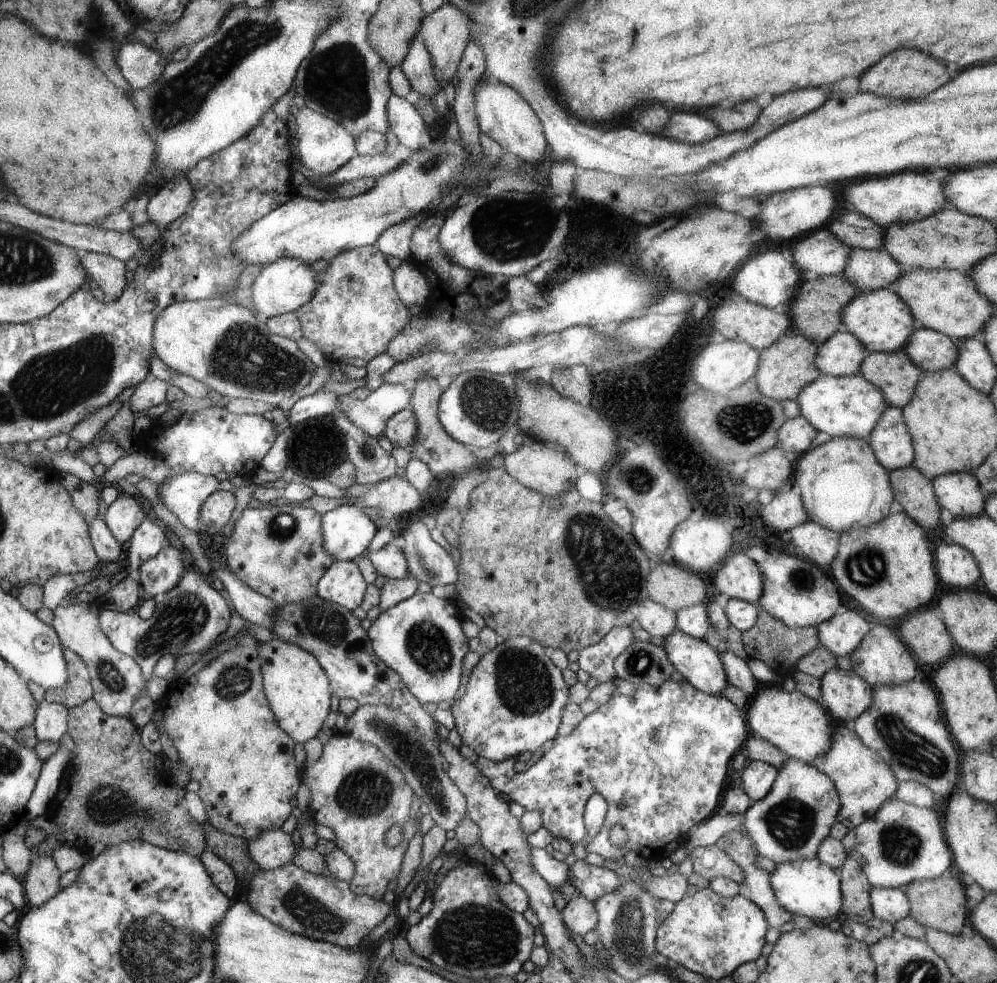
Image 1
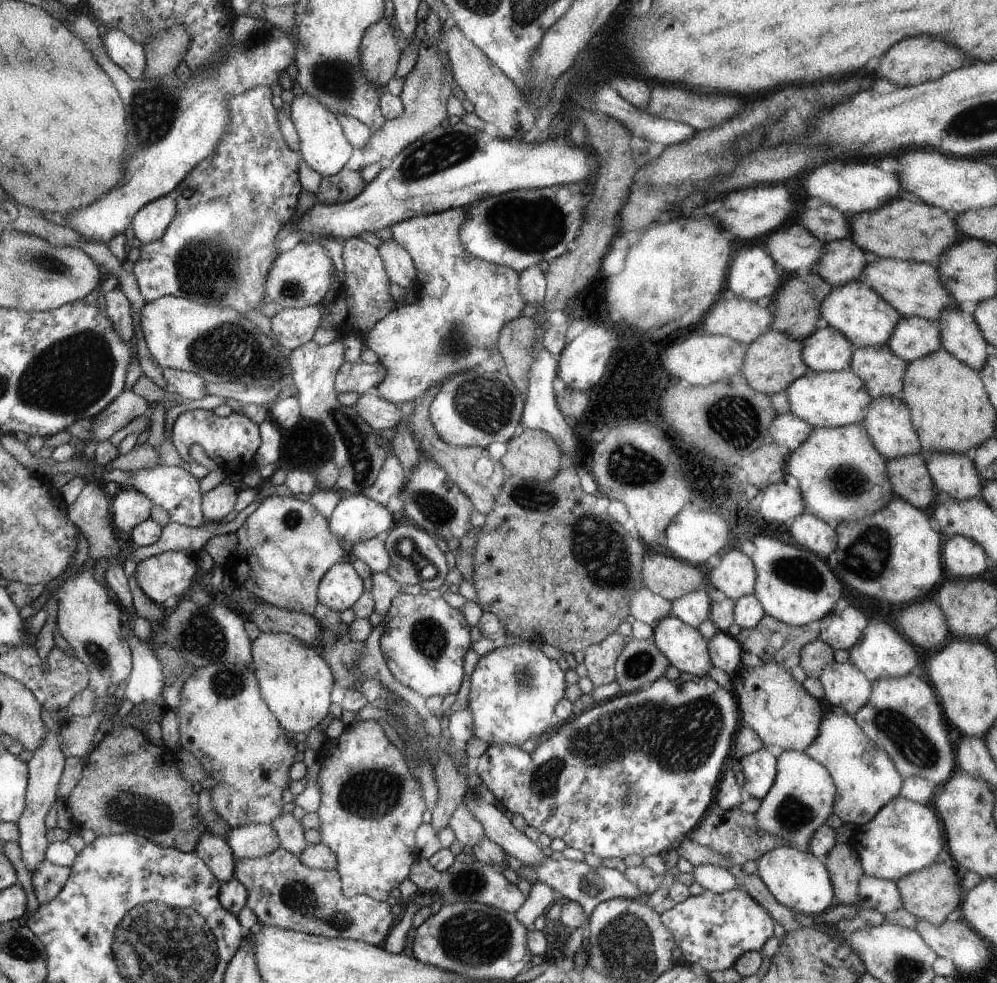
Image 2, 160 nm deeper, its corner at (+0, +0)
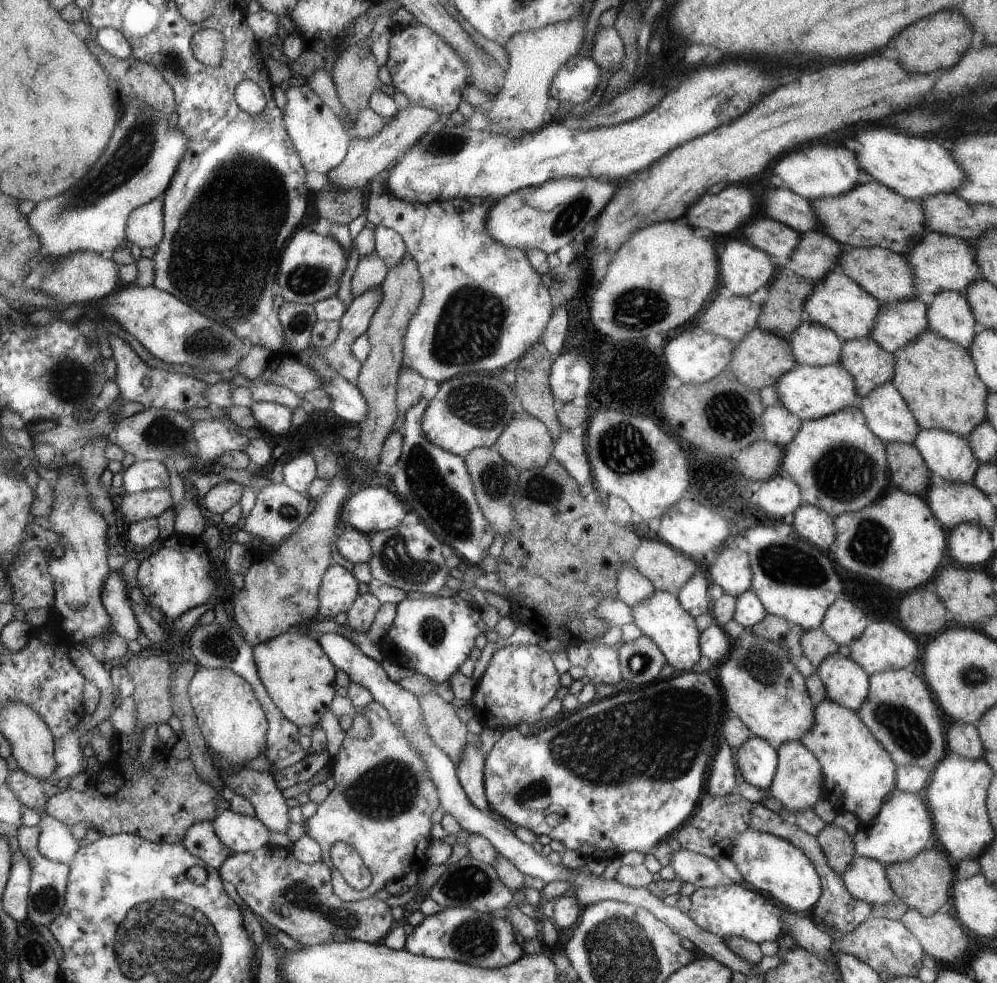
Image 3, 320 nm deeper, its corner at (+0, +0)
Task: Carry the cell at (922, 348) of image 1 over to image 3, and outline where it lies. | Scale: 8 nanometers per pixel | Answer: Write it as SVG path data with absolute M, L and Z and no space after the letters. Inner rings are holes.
M923 298L882 303L869 338L886 352L895 355L900 348L930 330L926 308L927 300Z

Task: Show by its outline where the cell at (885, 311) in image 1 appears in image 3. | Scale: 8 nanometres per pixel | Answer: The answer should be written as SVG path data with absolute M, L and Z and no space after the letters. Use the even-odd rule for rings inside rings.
M834 270L816 284L812 296L804 304L804 313L809 322L830 328L843 342L848 342L848 339L858 340L870 336L870 332L876 326L880 308L882 303L869 296L862 286L850 279L850 276Z

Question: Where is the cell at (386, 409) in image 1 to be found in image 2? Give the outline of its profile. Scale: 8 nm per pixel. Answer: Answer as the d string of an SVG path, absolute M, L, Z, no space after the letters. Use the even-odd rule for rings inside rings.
M468 207L454 208L428 216L408 218L389 228L394 241L410 254L414 262L417 299L408 306L397 306L376 326L372 326L372 332L368 332L368 348L388 370L386 378L375 390L378 398L386 402L412 402L429 387L439 385L462 370L481 369L481 365L491 358L492 350L497 349L496 342L498 336L501 336L502 326L510 320L522 317L522 308L526 302L518 292L519 273L505 266L473 258L464 250L458 234L466 218Z

